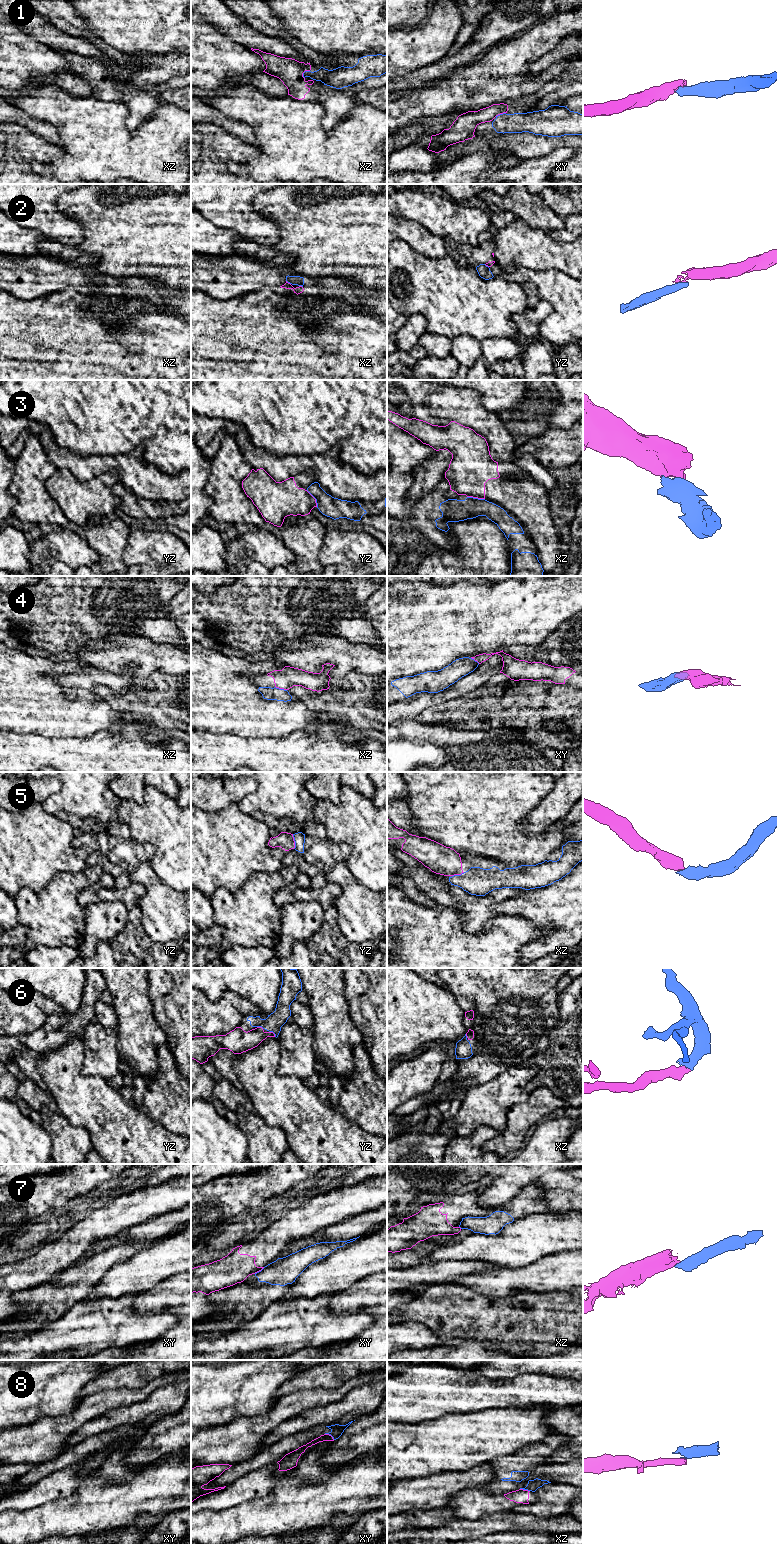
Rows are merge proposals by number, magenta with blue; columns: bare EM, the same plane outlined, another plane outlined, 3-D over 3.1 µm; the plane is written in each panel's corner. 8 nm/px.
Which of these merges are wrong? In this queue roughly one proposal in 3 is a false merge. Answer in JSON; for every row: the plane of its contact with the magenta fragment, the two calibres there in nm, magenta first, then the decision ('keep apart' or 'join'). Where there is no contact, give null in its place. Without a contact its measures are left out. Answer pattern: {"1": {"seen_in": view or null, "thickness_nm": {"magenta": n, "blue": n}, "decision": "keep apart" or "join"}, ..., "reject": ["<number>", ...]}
{"1": {"seen_in": "xz", "thickness_nm": {"magenta": 200, "blue": 140}, "decision": "keep apart"}, "2": {"seen_in": "xz", "thickness_nm": {"magenta": 60, "blue": 80}, "decision": "keep apart"}, "3": {"seen_in": "xz", "thickness_nm": {"magenta": 340, "blue": 190}, "decision": "keep apart"}, "4": {"seen_in": "xz", "thickness_nm": {"magenta": 160, "blue": 100}, "decision": "keep apart"}, "5": {"seen_in": "yz", "thickness_nm": {"magenta": 130, "blue": 90}, "decision": "join"}, "6": {"seen_in": "yz", "thickness_nm": {"magenta": 160, "blue": 140}, "decision": "join"}, "7": {"seen_in": "xy", "thickness_nm": {"magenta": 240, "blue": 220}, "decision": "keep apart"}, "8": {"seen_in": "xy", "thickness_nm": {"magenta": 60, "blue": 100}, "decision": "keep apart"}, "reject": ["1", "2", "3", "4", "7", "8"]}

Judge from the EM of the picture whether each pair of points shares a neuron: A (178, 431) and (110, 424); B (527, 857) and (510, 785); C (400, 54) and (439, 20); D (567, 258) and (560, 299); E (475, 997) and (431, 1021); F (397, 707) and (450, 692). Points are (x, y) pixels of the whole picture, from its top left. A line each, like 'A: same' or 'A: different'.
A: same
B: same
C: same
D: different
E: different
F: same

